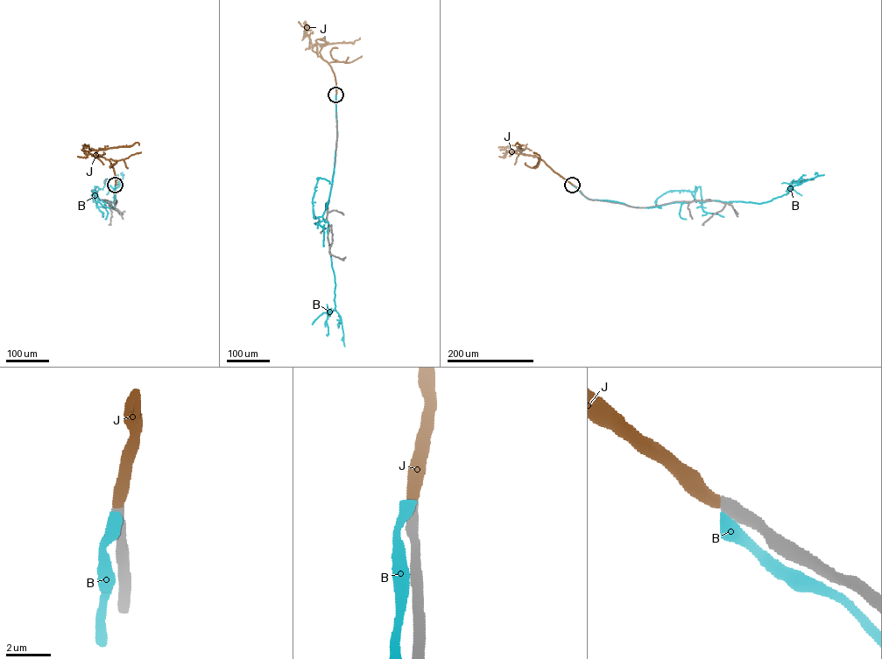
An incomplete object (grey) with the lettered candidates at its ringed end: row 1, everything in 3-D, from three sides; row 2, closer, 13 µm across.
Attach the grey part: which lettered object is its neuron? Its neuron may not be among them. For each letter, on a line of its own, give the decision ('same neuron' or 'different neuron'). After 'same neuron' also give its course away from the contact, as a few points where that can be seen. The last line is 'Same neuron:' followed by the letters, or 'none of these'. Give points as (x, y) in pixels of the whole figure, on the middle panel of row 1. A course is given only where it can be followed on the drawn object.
B: different neuron
J: same neuron; it runs (335, 94), (334, 73), (328, 64), (318, 56), (316, 43), (353, 44), (360, 38)
Same neuron: J

